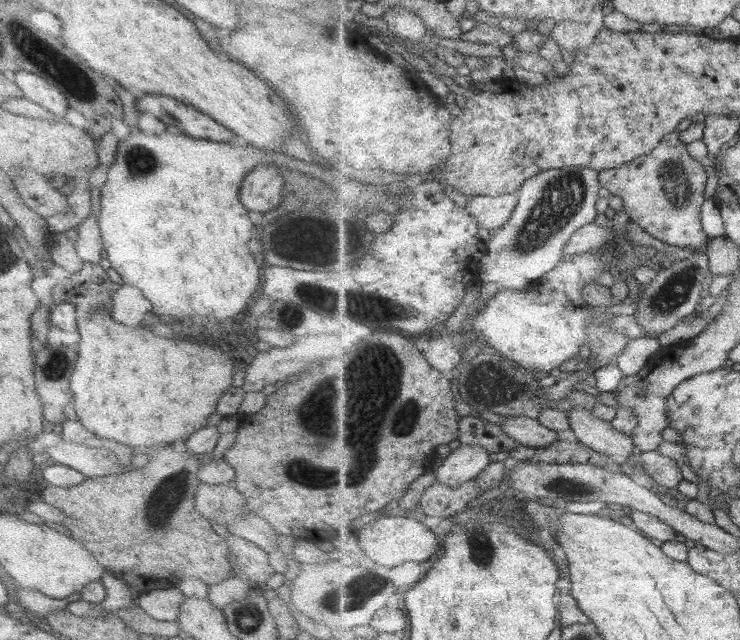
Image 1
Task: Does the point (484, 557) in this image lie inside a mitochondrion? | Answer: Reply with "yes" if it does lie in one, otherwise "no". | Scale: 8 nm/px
yes

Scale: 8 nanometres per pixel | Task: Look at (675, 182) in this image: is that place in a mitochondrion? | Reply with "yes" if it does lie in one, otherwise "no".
yes

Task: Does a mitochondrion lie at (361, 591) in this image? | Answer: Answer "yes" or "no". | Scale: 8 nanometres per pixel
yes

